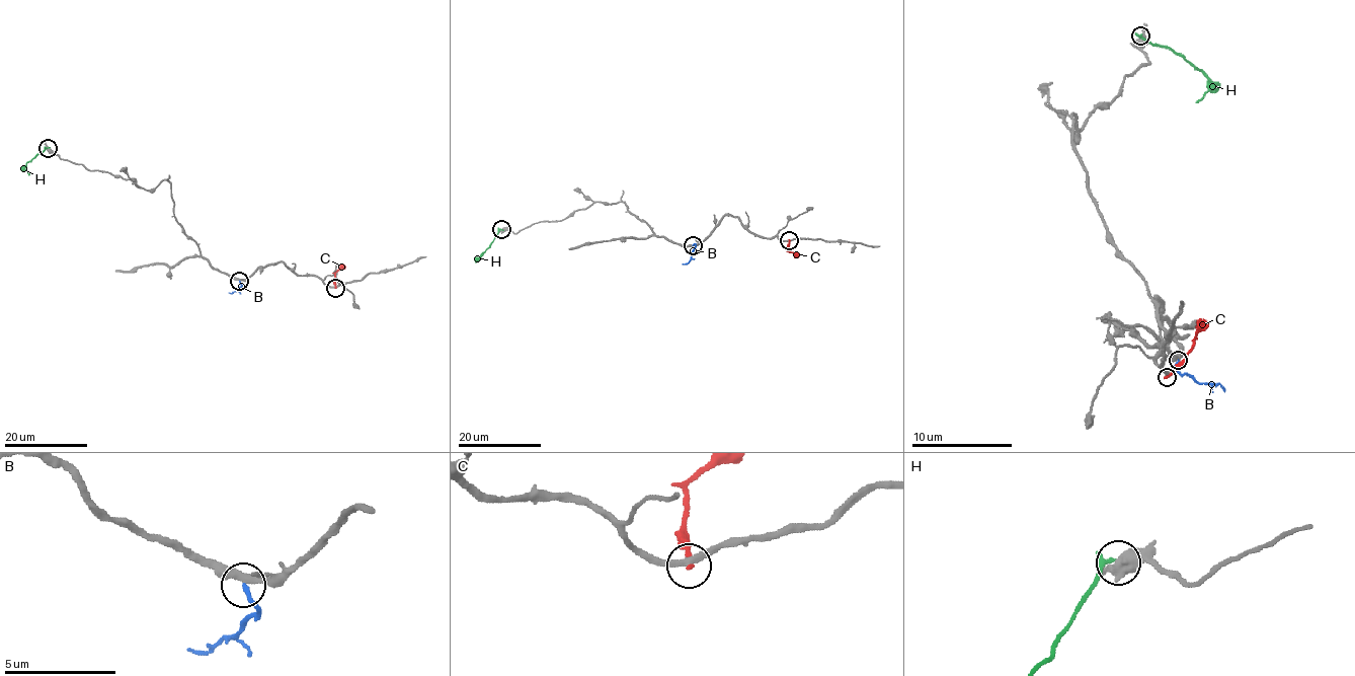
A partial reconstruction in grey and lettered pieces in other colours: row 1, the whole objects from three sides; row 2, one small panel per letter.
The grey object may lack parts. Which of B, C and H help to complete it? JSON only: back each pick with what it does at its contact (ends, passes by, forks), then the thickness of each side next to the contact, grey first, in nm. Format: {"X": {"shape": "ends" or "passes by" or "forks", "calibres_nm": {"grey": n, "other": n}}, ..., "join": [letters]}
{"join": []}

